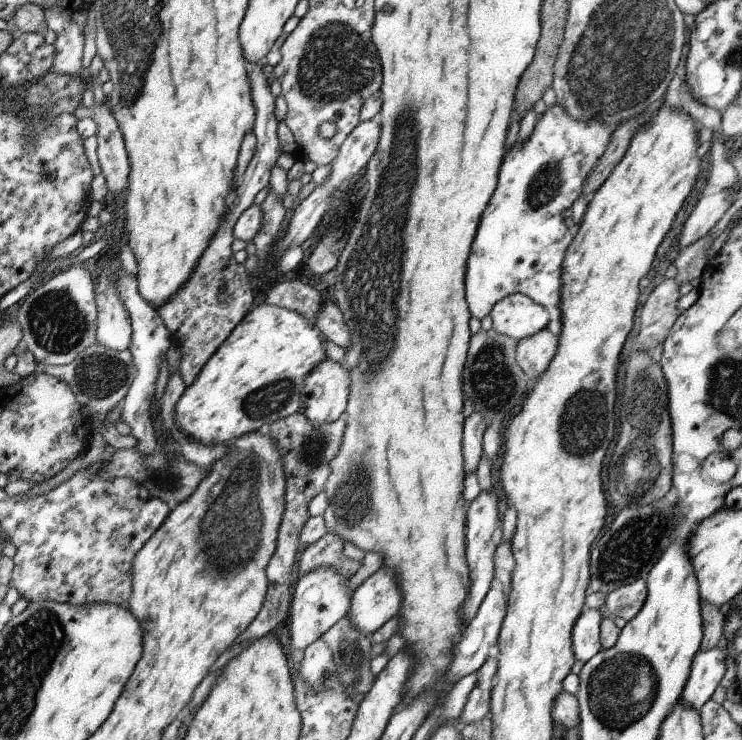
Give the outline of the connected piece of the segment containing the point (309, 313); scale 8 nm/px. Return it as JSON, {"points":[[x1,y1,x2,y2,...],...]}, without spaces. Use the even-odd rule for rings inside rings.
{"points":[[286,280,267,292,265,302,297,312,306,320,312,321,320,310,322,296,311,284,304,284,300,280]]}

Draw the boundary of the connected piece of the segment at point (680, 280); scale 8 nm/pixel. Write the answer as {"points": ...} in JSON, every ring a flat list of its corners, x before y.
{"points":[[706,235,700,238,694,244,680,250,678,257,674,261,677,275,674,280,676,284,684,284,684,282,697,283,703,273,707,258,704,254,711,248,712,242,710,237]]}

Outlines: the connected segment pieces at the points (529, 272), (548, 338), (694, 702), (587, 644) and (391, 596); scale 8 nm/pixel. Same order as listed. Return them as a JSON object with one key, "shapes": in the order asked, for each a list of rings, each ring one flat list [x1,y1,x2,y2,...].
{"shapes":[[[555,103,552,107,548,107,546,111,537,120,532,134,524,144,514,144,514,148,510,148,510,152,506,154,504,158,504,164,500,166,500,174,498,174,498,186,496,186,496,192,492,194,492,200,490,204,486,206,484,214,482,214,482,220,480,220,480,228,478,228,478,234,474,238,474,244,472,244,472,254,468,258,468,270,466,270,466,300,468,300,468,306,470,306,470,312,472,317,476,317,478,320,482,320,486,315,490,314,492,307,500,302,503,298,511,294,525,294,529,296,534,302,544,305,546,308,549,306,559,307,561,301,561,288,562,288,562,263,568,250,568,246,573,241,574,233,569,231,569,228,565,224,565,219,562,218,562,212,568,210,574,204,582,193,585,180,589,177,590,171,597,164,597,160,604,154,607,146,610,144,611,134,613,128,605,122,598,119,590,119,587,121,581,121,572,118,563,108,562,105]],[[547,328,517,342,515,359,518,366,531,378,538,378,552,360,559,338]],[[723,648,698,651,691,664,691,673,683,688,680,702,697,711,712,698,720,680,726,674,726,654]],[[584,608,574,623,571,634,571,647,575,660,588,662,602,649,600,640,600,625,602,612,596,609]],[[380,567,352,594,347,616,366,636,374,633,392,616,399,614,402,595,396,586,394,570]]]}

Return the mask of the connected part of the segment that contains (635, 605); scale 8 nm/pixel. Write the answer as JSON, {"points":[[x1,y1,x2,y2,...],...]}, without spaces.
{"points":[[647,579,622,585,606,594,605,606,610,618,631,621,644,606,647,597]]}

